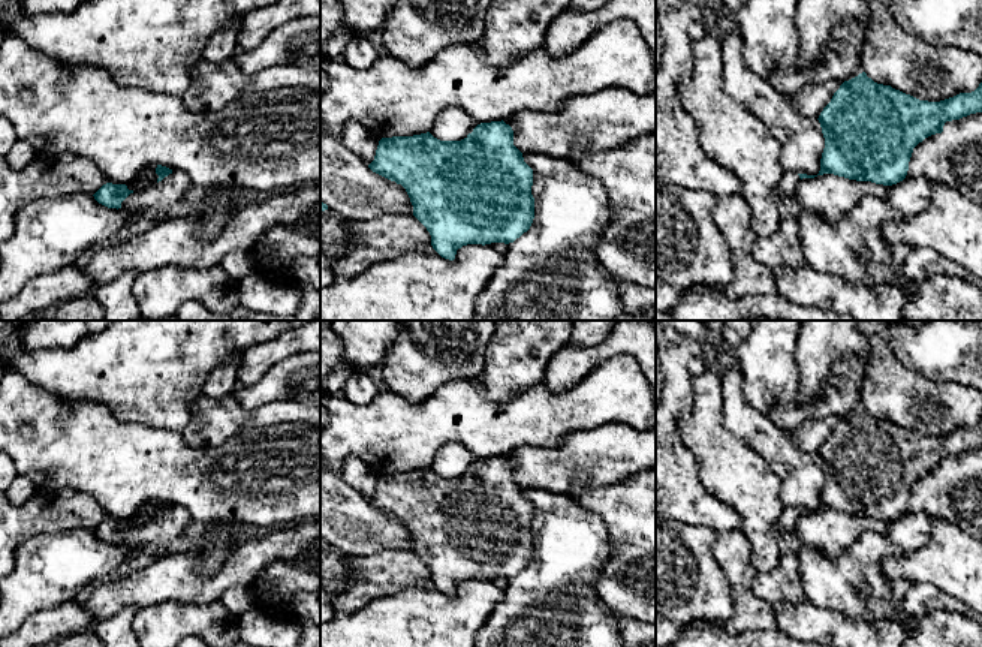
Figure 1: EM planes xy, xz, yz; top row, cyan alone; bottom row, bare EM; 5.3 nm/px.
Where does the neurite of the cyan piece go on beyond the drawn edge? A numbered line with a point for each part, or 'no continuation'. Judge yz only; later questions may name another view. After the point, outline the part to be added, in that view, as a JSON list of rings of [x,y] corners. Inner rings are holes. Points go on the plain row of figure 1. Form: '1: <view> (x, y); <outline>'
1: yz (788, 520); [[[784,508],[777,523],[777,535],[781,538],[787,532],[795,532],[799,515],[796,508]]]

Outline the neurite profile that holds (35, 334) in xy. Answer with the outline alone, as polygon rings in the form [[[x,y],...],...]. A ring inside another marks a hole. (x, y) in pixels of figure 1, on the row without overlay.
[[[25,321],[19,331],[21,346],[28,350],[70,349],[87,334],[87,321]]]

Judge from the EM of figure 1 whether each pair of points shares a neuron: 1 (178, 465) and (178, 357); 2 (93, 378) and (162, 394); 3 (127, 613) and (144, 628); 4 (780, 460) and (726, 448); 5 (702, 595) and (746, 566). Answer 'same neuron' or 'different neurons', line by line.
1: different neurons
2: same neuron
3: different neurons
4: different neurons
5: different neurons

